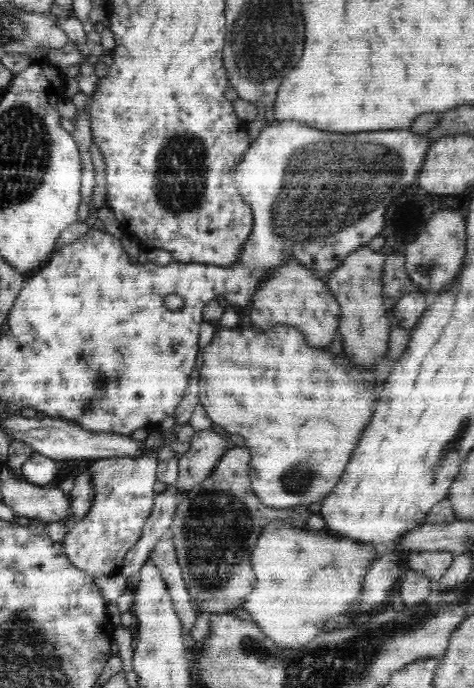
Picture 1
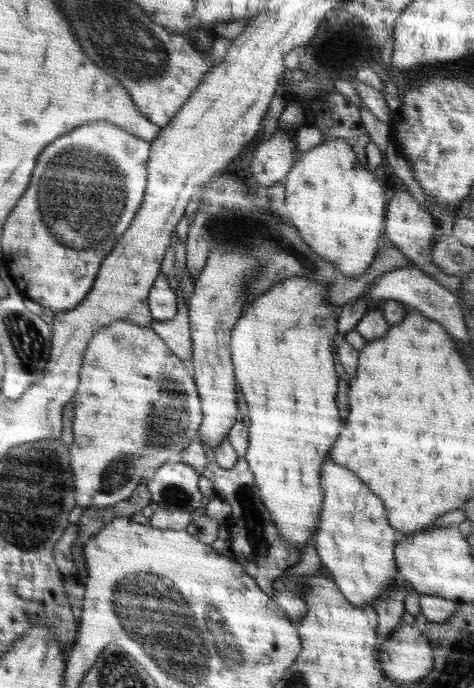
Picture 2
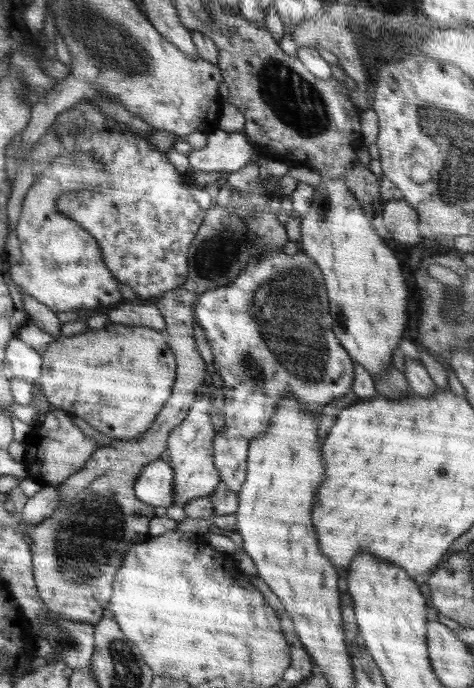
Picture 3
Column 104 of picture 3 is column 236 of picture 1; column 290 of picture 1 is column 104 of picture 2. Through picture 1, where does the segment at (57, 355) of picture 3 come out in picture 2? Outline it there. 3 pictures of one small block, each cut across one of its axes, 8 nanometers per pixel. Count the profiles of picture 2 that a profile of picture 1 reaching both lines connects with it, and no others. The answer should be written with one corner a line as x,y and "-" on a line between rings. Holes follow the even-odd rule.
114,321
104,326
91,336
88,343
86,354
83,356
82,370
80,370
80,386
74,400
74,442
68,446
70,454
70,468
72,468
72,476
75,484
74,500
76,506
84,508
96,507
102,508
115,506
120,502
126,501
135,489
142,483
142,480
150,478
154,472
168,463
168,459
172,455
182,453
184,449
188,449
188,445
198,438
198,429
203,417
201,409
200,395
193,377
193,374
188,373
186,367
182,363
183,360
173,353
168,345
160,338
150,327
141,327
137,324
132,324
124,321

